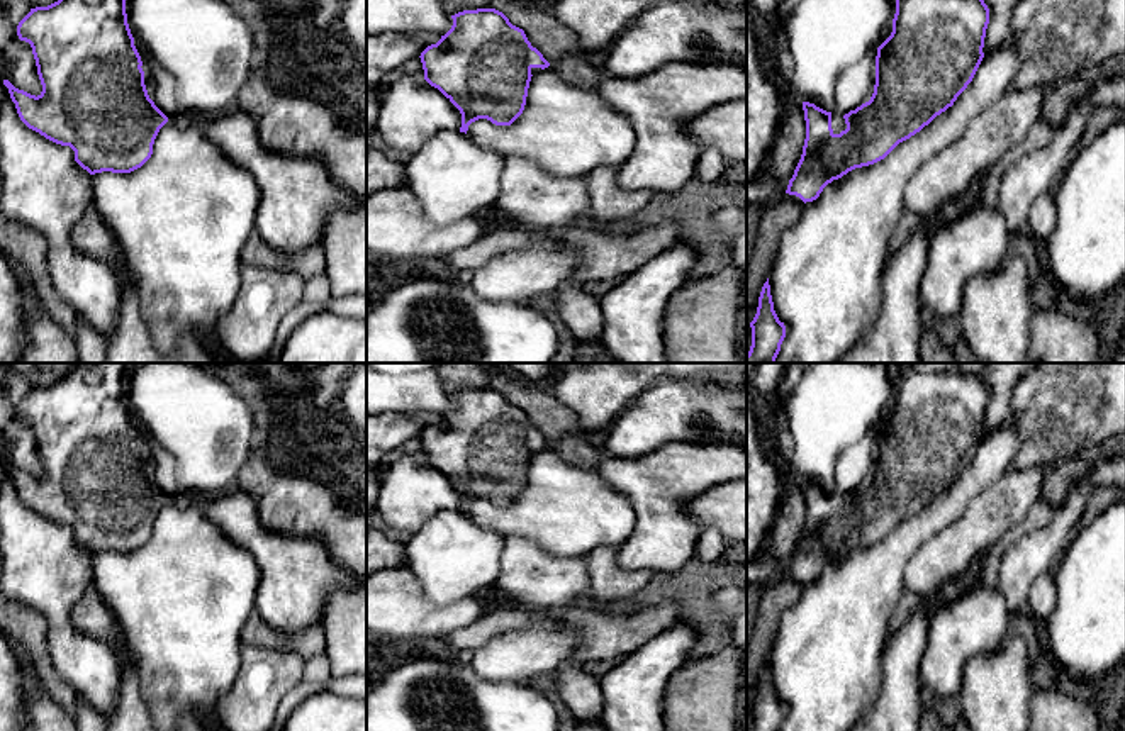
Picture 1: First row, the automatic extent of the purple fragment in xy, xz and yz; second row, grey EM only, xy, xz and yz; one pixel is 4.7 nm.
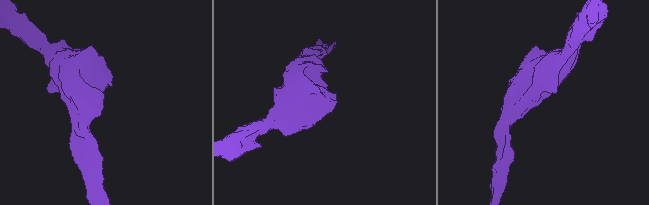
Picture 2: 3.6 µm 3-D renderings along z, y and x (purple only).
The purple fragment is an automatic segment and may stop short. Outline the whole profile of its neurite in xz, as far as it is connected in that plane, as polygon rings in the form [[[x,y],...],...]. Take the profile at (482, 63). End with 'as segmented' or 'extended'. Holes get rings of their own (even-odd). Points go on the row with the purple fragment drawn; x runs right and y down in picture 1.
[[[495,8],[463,10],[451,19],[451,29],[419,56],[424,80],[460,110],[460,132],[479,119],[511,126],[524,110],[531,70],[550,63]]] | as segmented

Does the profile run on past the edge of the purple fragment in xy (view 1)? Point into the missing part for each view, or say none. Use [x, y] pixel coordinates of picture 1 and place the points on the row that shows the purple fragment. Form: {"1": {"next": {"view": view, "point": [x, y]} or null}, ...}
{"1": {"next": null}}

